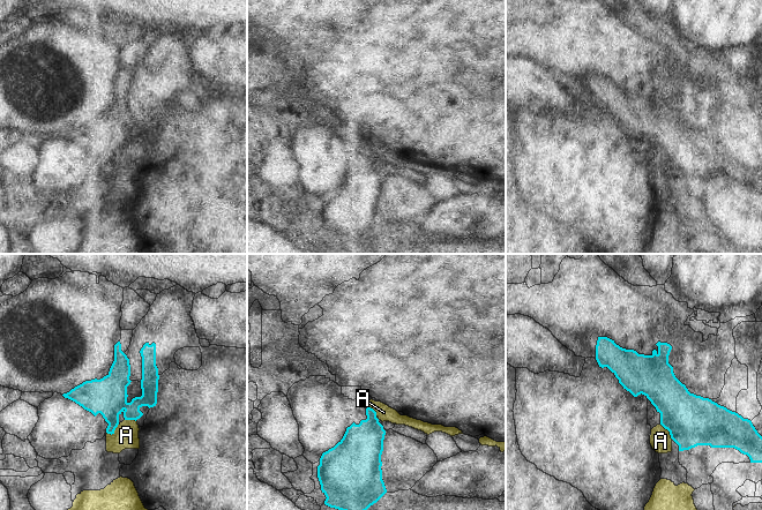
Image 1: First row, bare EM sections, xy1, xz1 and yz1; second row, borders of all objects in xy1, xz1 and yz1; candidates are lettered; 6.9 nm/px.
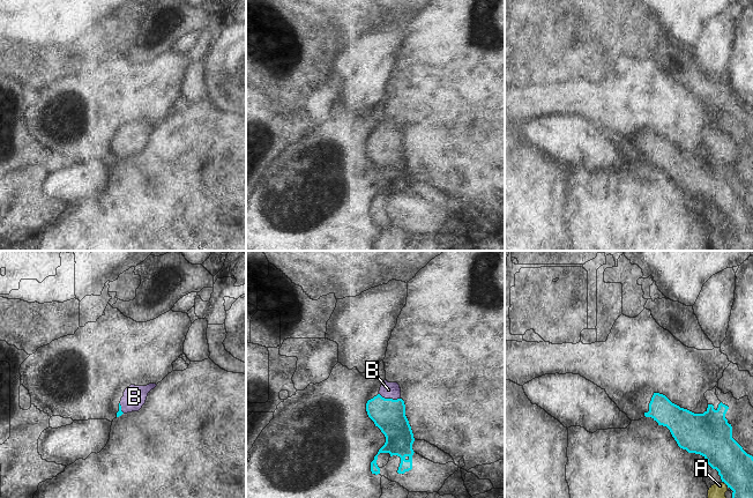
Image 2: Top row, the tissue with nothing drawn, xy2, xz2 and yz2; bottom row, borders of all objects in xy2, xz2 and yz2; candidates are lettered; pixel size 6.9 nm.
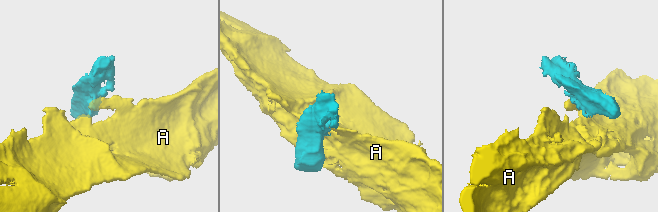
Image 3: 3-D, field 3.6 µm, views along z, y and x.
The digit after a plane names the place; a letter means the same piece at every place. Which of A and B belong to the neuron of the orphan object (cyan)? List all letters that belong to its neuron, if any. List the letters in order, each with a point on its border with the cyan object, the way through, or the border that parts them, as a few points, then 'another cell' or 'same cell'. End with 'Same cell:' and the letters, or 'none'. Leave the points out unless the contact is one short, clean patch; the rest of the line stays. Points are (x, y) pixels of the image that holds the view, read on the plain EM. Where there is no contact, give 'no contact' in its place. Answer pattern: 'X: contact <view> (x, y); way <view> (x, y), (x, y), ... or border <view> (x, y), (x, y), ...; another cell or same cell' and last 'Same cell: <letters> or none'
A: contact xy1 (113, 173); border xy1 (118, 165), (111, 175), (106, 174); another cell
B: contact xz2 (389, 140); way xz2 (388, 156), (389, 140), (388, 131); same cell
Same cell: B

